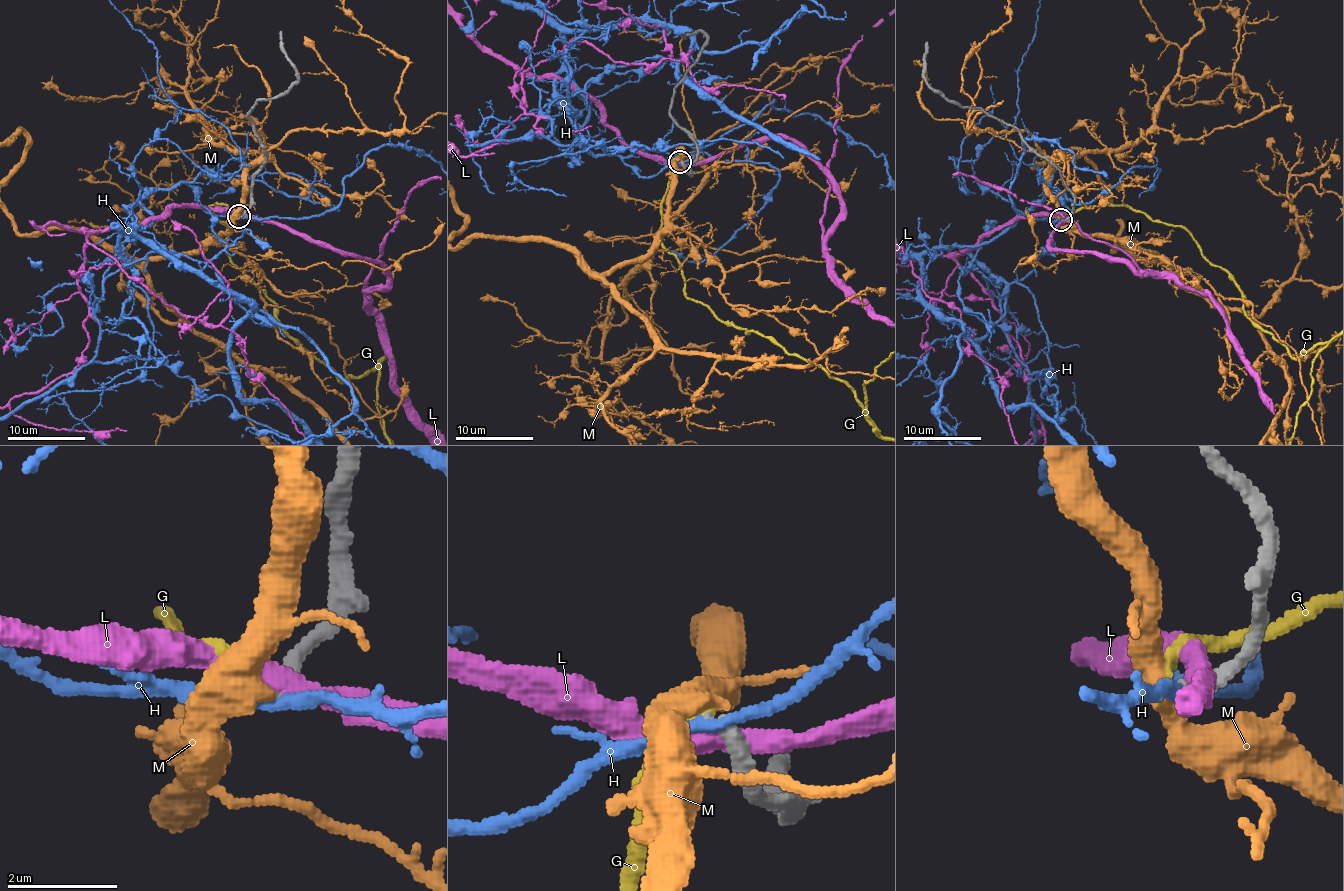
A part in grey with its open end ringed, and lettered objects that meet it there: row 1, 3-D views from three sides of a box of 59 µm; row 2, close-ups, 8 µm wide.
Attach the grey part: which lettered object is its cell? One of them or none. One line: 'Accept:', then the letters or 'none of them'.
Accept: G

